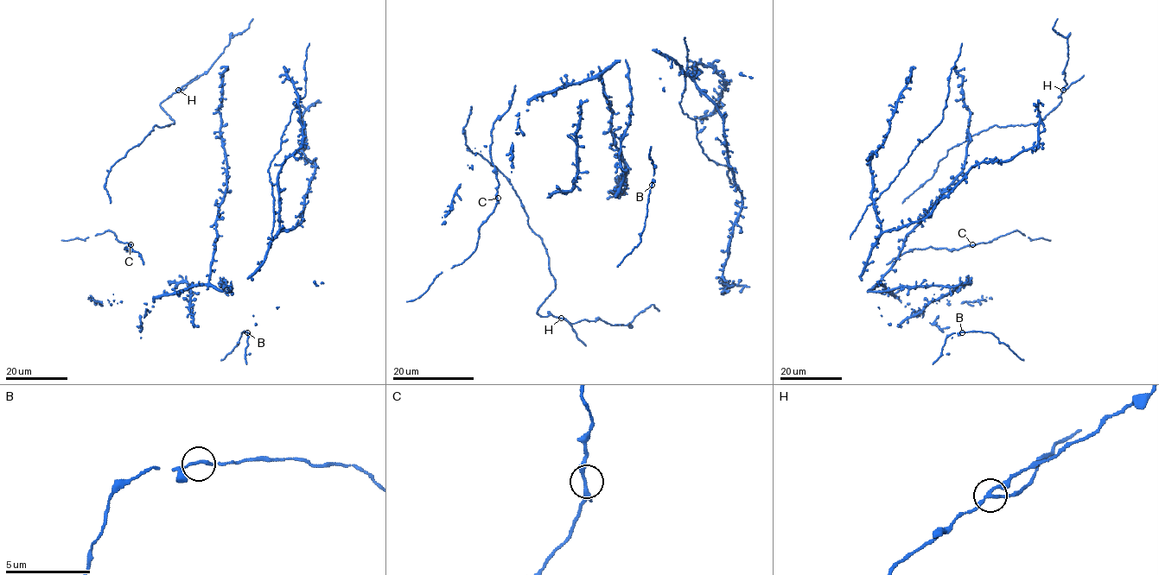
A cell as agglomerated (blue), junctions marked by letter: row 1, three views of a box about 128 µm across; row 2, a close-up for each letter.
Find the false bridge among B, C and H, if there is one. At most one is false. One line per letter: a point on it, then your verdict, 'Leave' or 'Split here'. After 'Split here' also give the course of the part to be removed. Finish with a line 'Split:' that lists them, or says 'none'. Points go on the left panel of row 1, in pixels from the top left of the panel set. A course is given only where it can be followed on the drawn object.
B: Place: (247, 332). Leave
C: Place: (130, 244). Leave
H: Place: (178, 90). Split here. Course of the part to remove: (178, 90), (183, 90), (197, 75)
Split: H

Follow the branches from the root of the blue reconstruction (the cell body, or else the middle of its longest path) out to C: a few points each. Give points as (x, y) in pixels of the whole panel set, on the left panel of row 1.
C: (143, 264), (137, 251), (124, 249), (130, 249), (130, 244)

